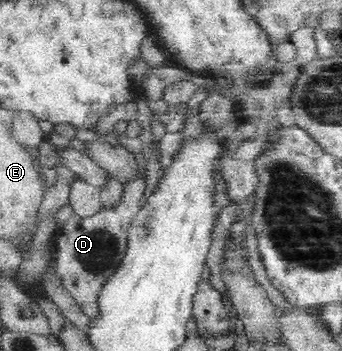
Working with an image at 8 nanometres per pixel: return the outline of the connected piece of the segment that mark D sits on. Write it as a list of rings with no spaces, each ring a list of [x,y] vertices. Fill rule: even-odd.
[[[141,152],[136,154],[140,177],[136,181],[124,183],[122,201],[118,209],[102,208],[98,213],[90,217],[80,217],[76,212],[64,226],[57,231],[55,236],[56,247],[56,272],[62,276],[64,285],[76,298],[76,302],[89,318],[97,313],[97,293],[101,285],[114,273],[122,257],[125,256],[127,246],[127,233],[135,216],[139,211],[139,202],[146,189],[146,165]]]

